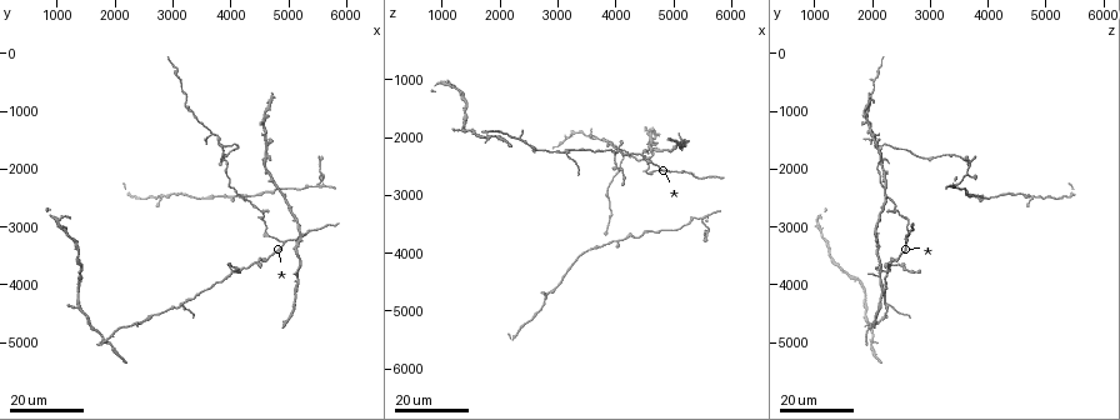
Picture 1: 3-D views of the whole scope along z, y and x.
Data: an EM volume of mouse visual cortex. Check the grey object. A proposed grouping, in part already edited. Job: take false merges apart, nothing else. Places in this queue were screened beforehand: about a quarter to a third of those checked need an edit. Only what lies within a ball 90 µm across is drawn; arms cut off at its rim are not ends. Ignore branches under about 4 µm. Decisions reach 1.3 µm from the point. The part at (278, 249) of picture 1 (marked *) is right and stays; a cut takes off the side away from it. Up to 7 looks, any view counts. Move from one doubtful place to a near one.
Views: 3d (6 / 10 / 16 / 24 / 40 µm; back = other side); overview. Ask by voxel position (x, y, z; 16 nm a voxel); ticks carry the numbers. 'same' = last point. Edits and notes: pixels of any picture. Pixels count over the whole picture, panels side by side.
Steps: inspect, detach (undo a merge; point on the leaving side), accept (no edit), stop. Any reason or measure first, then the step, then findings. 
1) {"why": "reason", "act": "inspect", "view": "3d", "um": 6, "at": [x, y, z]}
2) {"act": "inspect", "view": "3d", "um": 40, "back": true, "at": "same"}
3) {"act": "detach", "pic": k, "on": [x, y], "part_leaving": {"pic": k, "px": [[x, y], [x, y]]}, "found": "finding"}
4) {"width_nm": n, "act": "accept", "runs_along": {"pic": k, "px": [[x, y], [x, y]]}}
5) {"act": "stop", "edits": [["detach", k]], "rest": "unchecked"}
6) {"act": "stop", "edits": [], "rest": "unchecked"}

{"why": "looks like a crossing", "act": "inspect", "view": "3d", "um": 24, "at": [4050, 3750, 2250]}

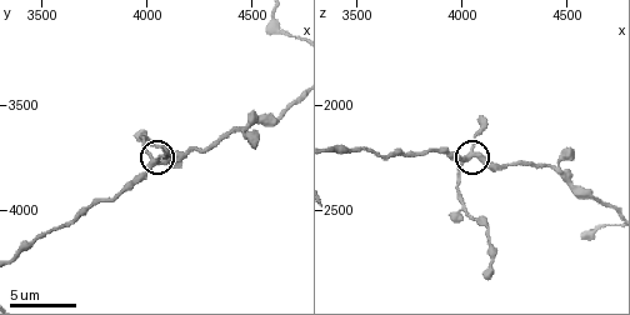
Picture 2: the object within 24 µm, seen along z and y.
{"act": "inspect", "view": "3d", "um": 10, "at": [4020, 3780, 2250]}

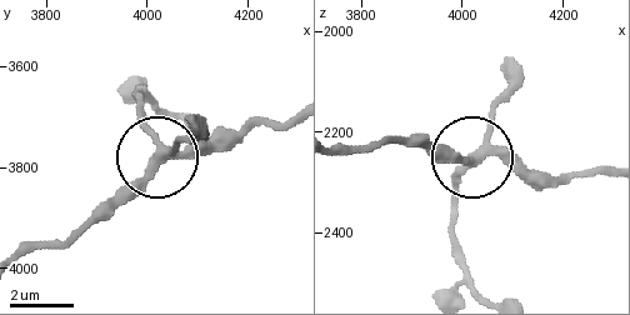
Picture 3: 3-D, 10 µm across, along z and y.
{"arms": 4, "act": "accept", "found": "one neuron here"}

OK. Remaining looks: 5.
{"why": "four arms meet", "act": "inspect", "view": "3d", "um": 24, "at": [3150, 4350, 2300]}

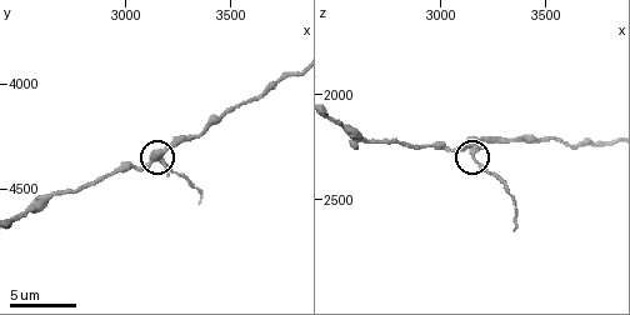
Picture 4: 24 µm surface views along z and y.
{"act": "inspect", "view": "3d", "um": 10, "at": [3130, 4350, 2250]}

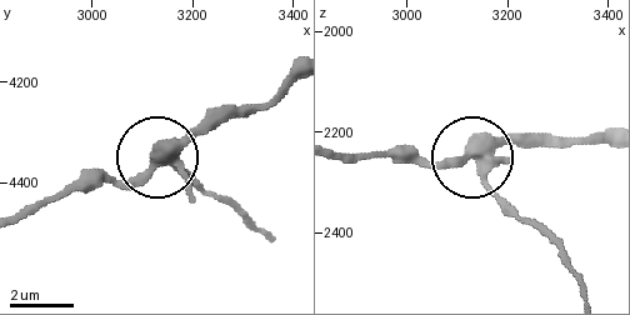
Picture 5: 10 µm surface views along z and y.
{"act": "detach", "pic": 5, "on": [186, 169], "part_leaving": {"pic": 5, "px": [[483, 163], [491, 184], [548, 240], [580, 289]]}, "found": "two neurons meet here"}

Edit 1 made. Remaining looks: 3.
{"why": "three-way junction", "act": "inspect", "view": "3d", "um": 24, "at": [3650, 1350, 2000]}

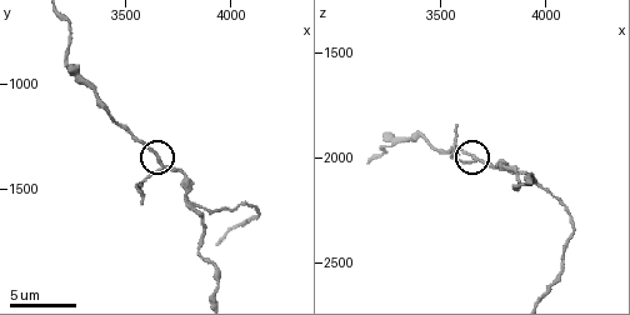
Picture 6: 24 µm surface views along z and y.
{"act": "inspect", "view": "3d", "um": 10, "at": [3670, 1400, 2010]}

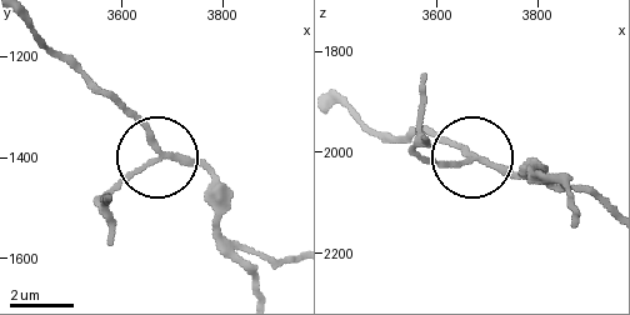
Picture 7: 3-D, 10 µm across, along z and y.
{"act": "accept", "runs_along": {"pic": 7, "px": [[259, 291], [194, 165], [146, 165], [100, 208]]}, "found": "one neuron here"}

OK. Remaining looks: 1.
{"act": "stop", "edits": [["detach", 5]], "rest": "unchecked"}

